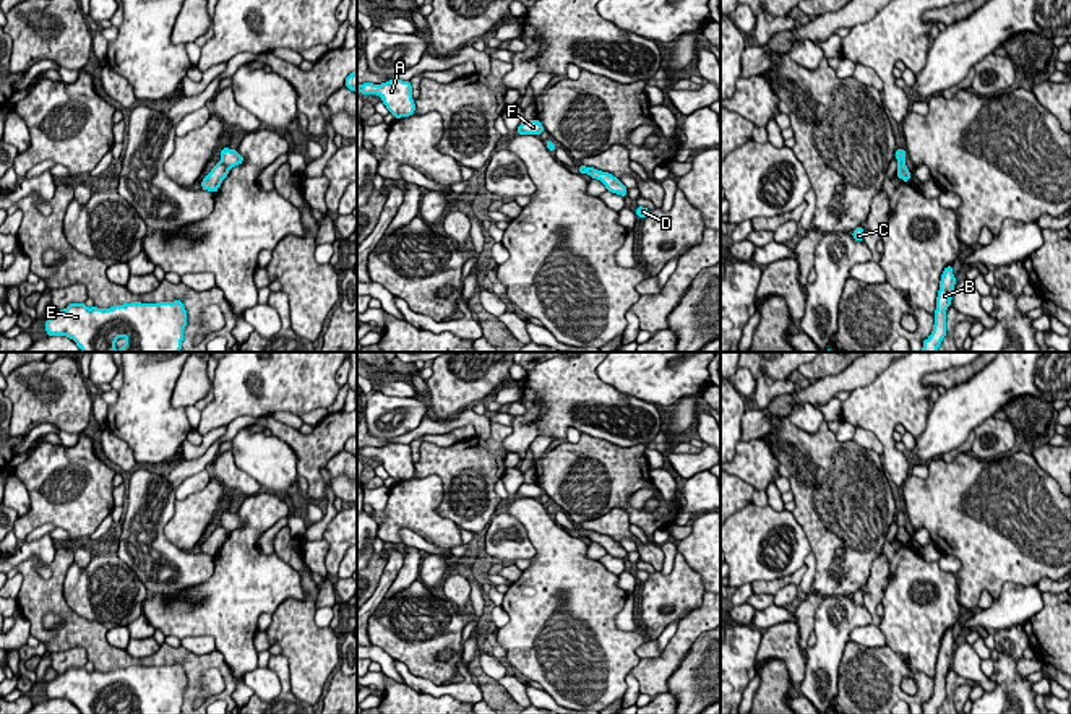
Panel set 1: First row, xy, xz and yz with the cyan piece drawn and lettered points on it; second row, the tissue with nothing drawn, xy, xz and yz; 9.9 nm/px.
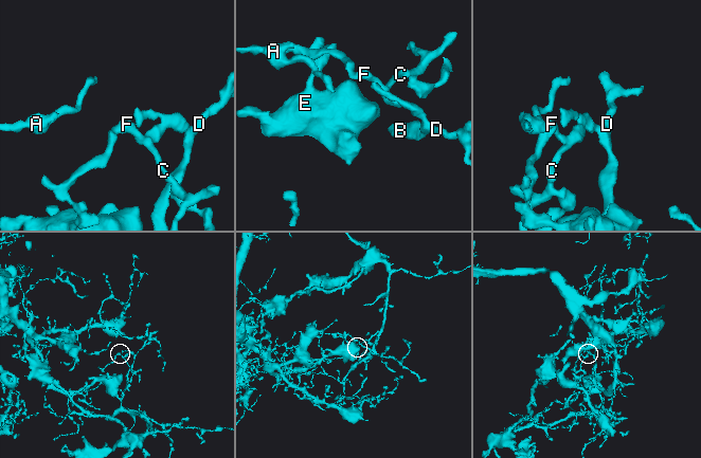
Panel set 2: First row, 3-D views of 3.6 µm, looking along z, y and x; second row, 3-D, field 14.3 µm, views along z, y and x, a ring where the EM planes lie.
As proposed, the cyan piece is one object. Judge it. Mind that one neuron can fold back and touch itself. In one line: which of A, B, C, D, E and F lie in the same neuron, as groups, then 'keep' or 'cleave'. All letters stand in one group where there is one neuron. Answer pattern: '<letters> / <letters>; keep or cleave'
A C E F / B D; cleave

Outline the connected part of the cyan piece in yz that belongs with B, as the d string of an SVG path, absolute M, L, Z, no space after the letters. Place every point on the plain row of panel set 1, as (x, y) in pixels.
M946 630L940 644L933 695L930 701L923 704L922 714L938 714L938 709L946 699L946 673L951 669L954 647L953 630Z

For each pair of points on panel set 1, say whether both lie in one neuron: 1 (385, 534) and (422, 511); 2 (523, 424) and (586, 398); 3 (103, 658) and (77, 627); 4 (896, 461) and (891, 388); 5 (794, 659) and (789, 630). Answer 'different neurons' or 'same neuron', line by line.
1: same neuron
2: same neuron
3: same neuron
4: same neuron
5: same neuron

